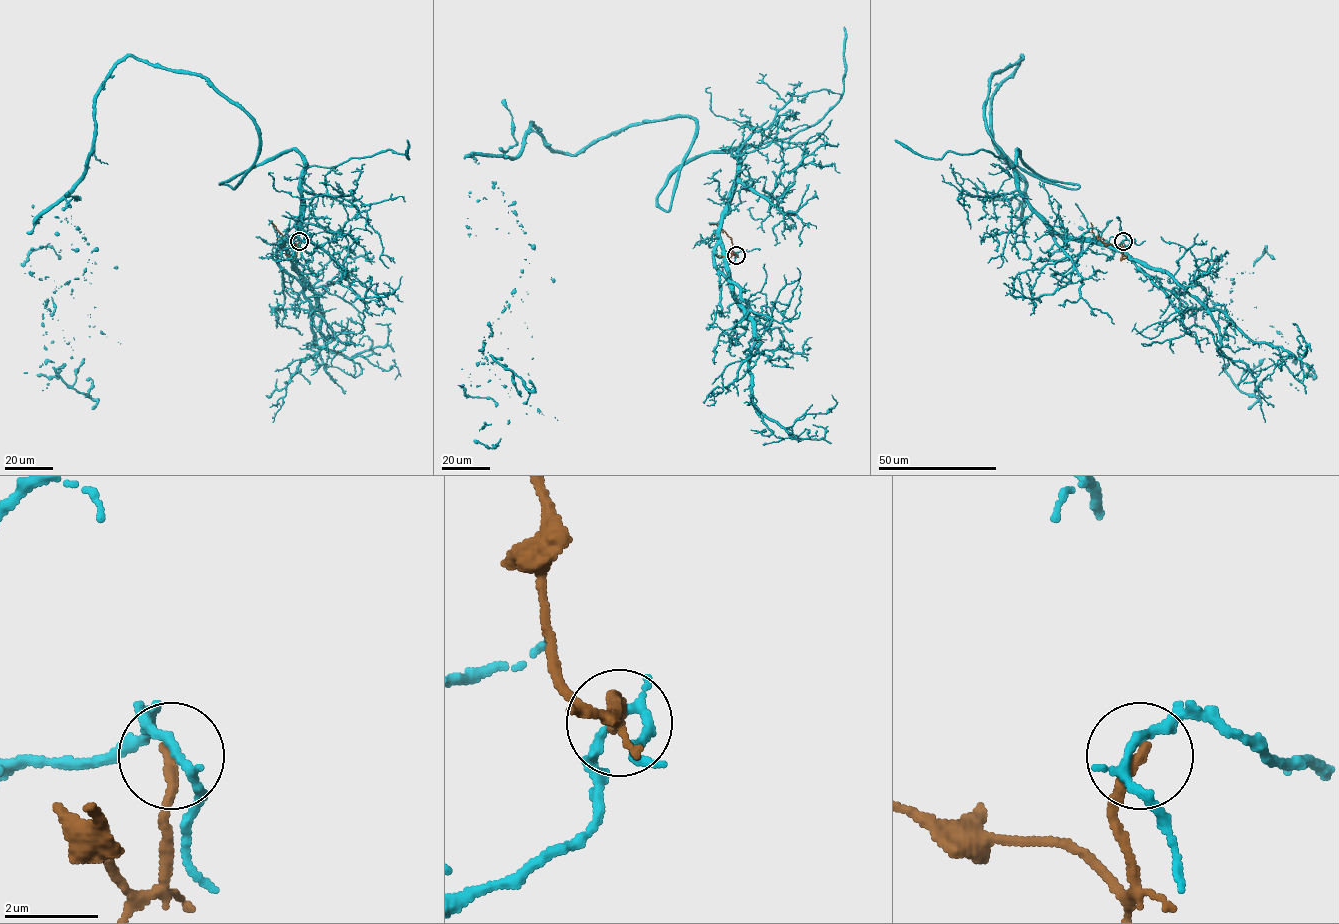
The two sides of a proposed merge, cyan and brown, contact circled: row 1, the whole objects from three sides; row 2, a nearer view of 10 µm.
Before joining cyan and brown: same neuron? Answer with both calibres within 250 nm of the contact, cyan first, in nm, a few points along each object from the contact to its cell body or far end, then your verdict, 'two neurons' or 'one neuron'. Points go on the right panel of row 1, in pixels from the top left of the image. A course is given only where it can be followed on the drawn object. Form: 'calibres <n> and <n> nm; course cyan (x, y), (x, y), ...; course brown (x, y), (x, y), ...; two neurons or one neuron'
calibres 200 and 240 nm; course cyan (1123, 240), (1027, 201), (1018, 149), (1079, 186), (996, 143), (996, 73), (1022, 220), (1297, 390); course brown (1123, 241), (1123, 248), (1105, 245), (1094, 235), (1090, 222); two neurons

